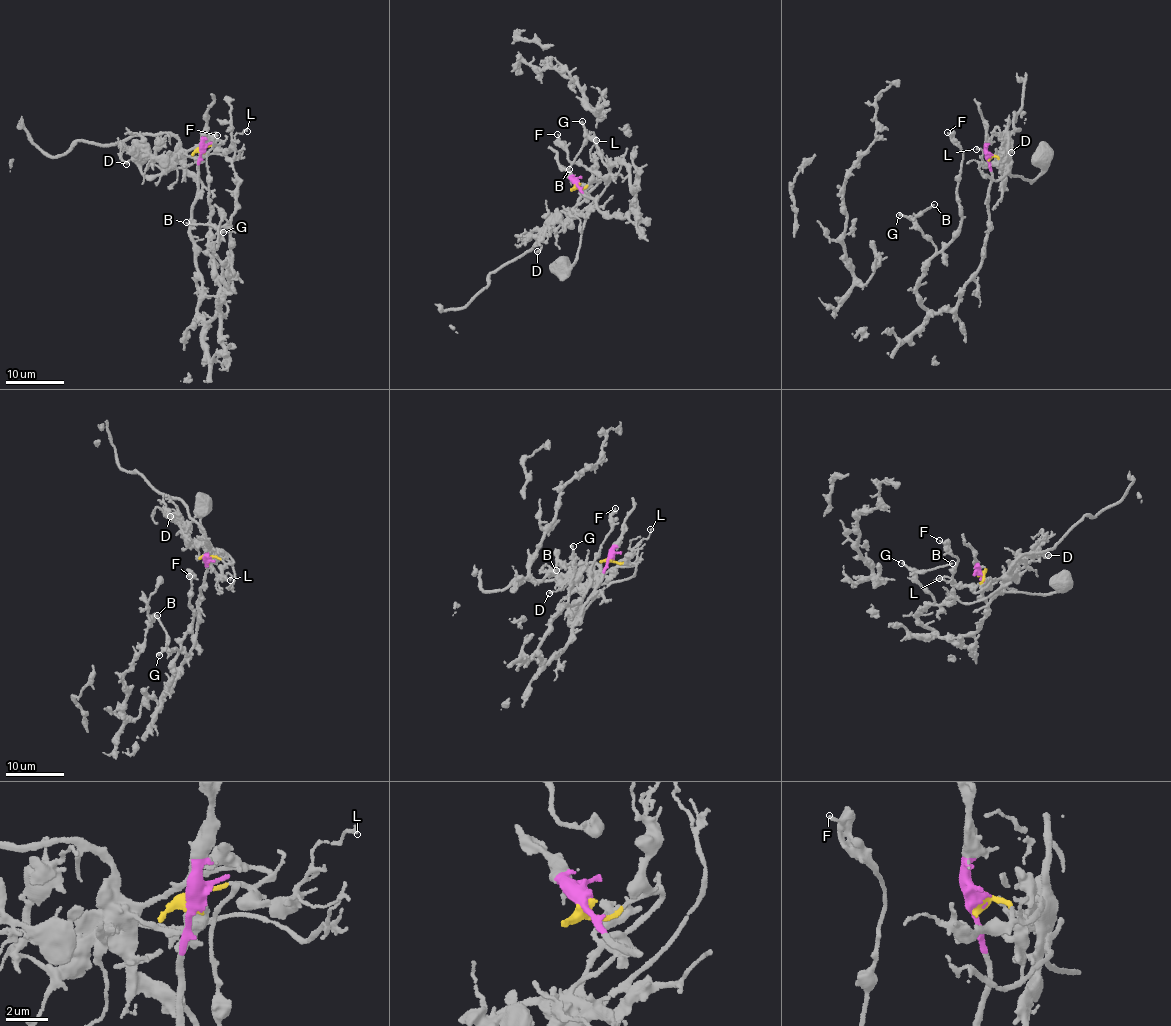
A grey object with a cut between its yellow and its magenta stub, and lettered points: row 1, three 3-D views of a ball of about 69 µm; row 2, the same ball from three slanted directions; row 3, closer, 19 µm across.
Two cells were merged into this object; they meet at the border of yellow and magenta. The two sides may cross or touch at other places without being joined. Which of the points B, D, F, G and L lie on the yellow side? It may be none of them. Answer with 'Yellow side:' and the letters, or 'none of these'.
Yellow side: D, L

